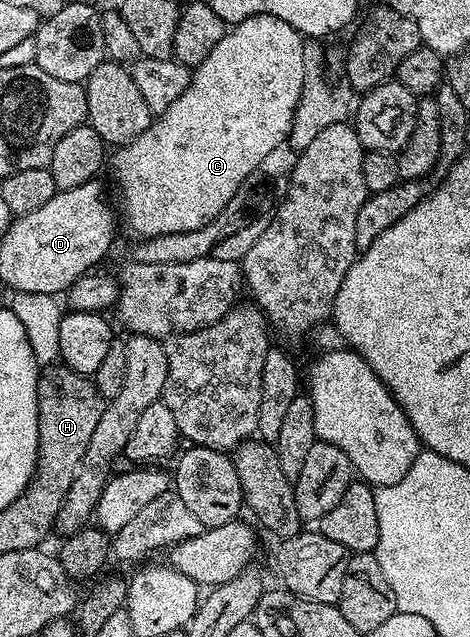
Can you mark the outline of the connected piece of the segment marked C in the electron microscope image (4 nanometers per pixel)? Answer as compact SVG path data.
M261 16L249 17L245 21L232 25L226 31L225 37L217 43L217 51L207 54L201 64L192 69L187 90L171 106L167 106L165 112L160 113L150 124L139 138L135 138L129 144L122 144L112 153L111 168L113 164L113 180L117 183L117 196L121 199L121 208L119 204L119 216L129 227L129 232L134 238L144 238L157 235L175 234L181 231L197 230L203 225L211 222L219 215L220 211L227 206L239 189L240 184L252 172L258 171L260 165L276 150L277 147L284 145L289 138L289 131L292 128L293 116L296 114L296 108L300 102L301 92L304 90L304 48L306 41L302 35L296 32L287 22L280 21L277 17Z

